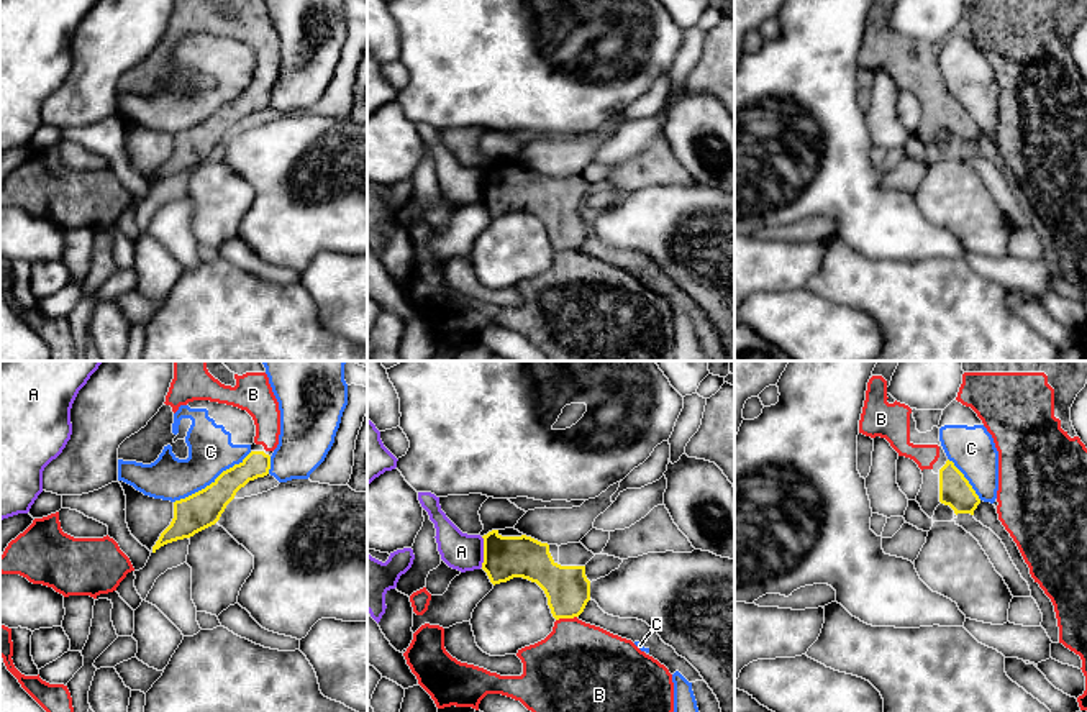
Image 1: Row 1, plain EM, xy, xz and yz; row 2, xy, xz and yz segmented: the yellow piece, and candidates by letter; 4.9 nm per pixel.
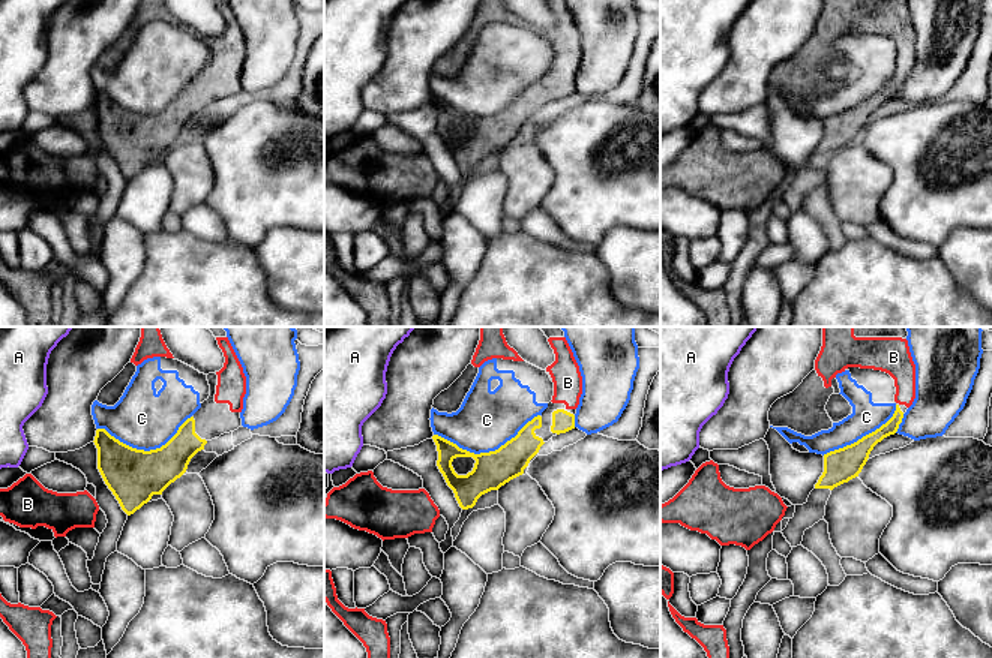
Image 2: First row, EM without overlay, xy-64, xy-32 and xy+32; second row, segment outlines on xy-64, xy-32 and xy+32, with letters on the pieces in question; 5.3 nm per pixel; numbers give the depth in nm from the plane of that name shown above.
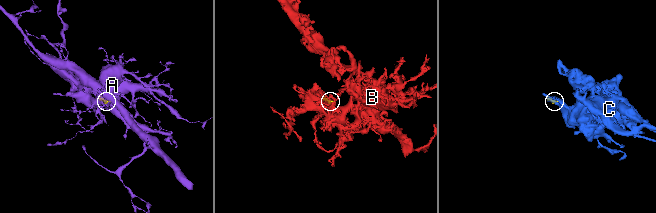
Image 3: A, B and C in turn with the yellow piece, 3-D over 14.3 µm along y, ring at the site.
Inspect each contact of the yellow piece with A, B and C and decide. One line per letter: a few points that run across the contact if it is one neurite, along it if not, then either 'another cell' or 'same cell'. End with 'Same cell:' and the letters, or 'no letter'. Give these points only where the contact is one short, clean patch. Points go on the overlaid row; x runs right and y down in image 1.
A: line xz (481, 537), (482, 566); another cell
B: same cell
C: another cell
Same cell: B

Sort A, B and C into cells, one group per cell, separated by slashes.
A / B / C

